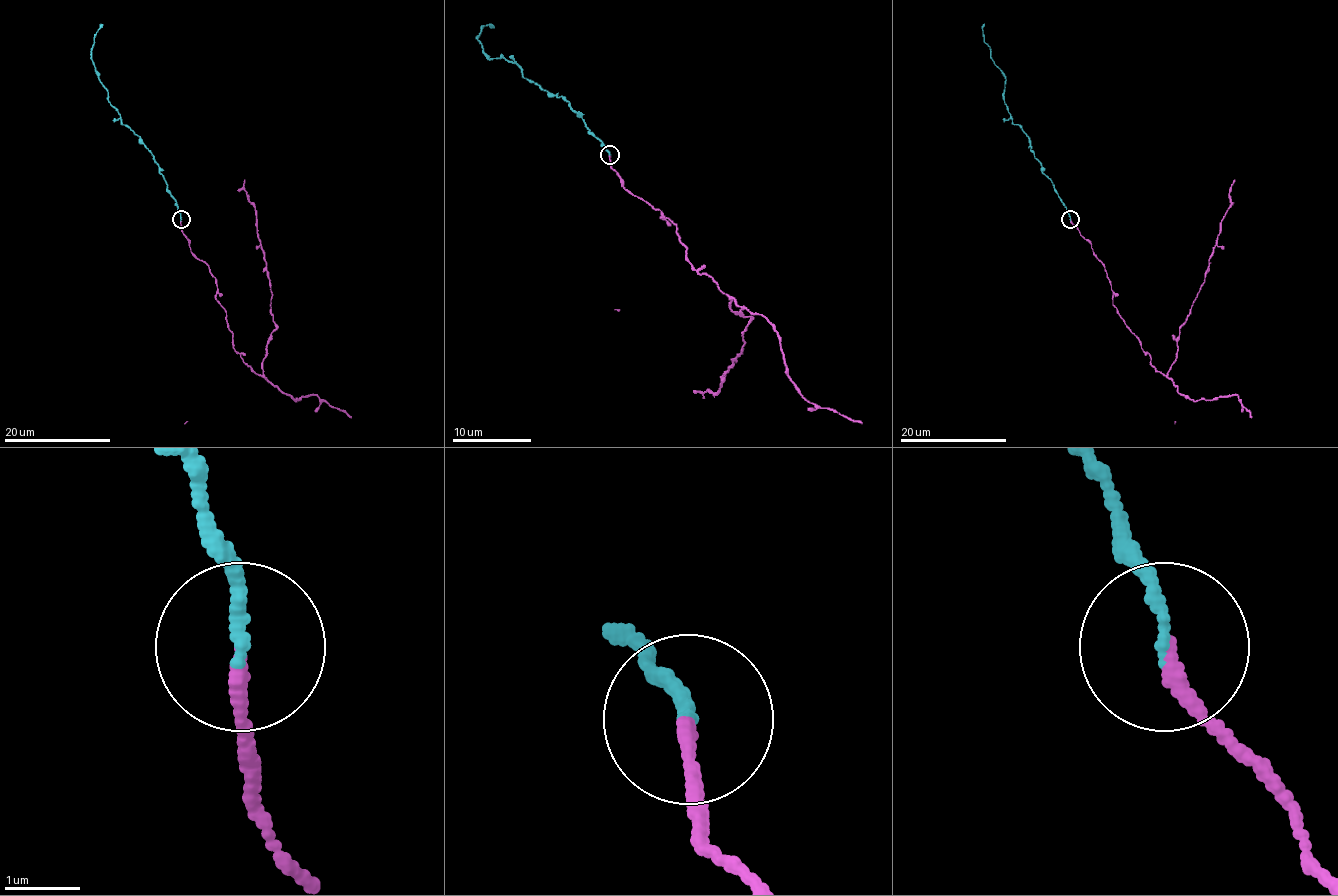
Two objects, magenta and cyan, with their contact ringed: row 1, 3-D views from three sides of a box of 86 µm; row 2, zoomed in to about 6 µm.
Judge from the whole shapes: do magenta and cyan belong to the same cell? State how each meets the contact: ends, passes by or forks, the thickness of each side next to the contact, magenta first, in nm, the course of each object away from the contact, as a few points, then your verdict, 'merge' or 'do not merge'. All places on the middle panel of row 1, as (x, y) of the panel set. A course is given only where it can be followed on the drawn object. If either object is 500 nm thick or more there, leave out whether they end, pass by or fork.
magenta ends; cyan ends; calibres 190 and 160 nm; course magenta (609, 154), (623, 186), (676, 225), (698, 272), (729, 296), (735, 314), (749, 316), (741, 353), (703, 398); course cyan (609, 154), (569, 103), (524, 77), (520, 67), (502, 56), (489, 59), (477, 38), (483, 26), (495, 28); merge

